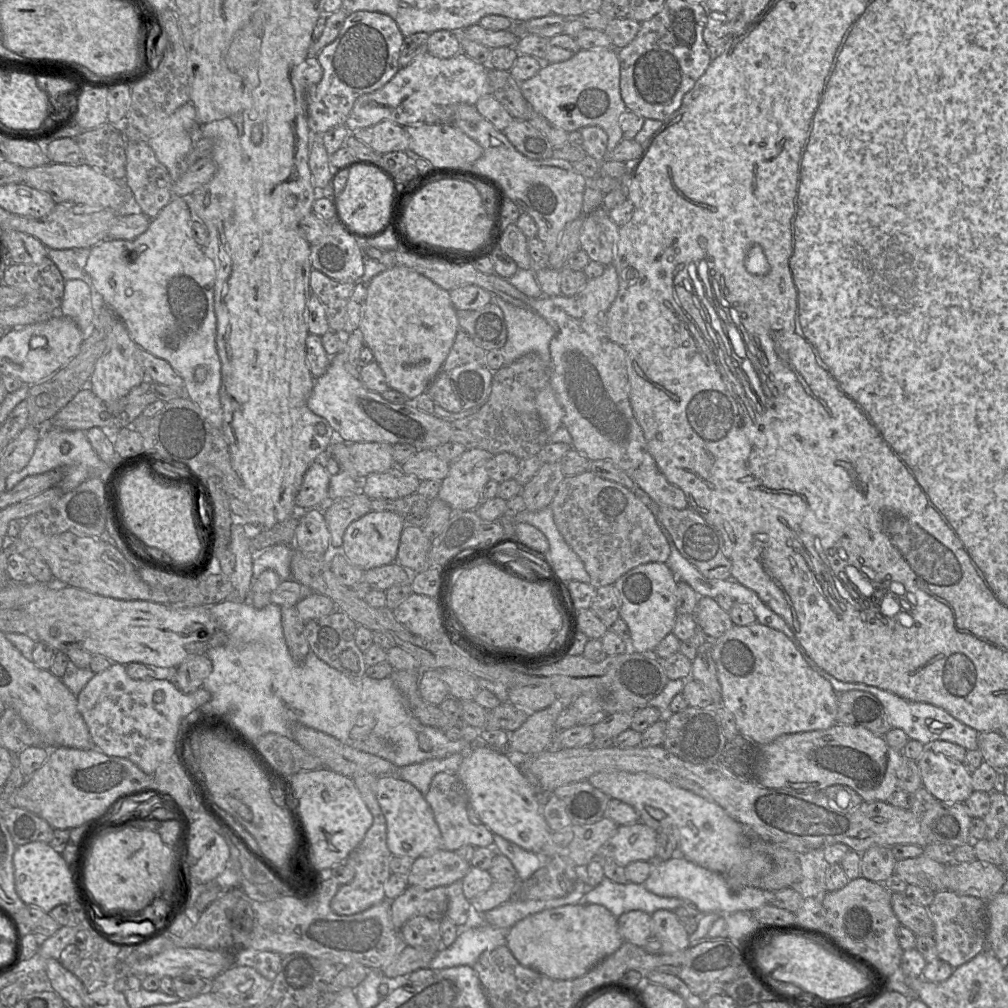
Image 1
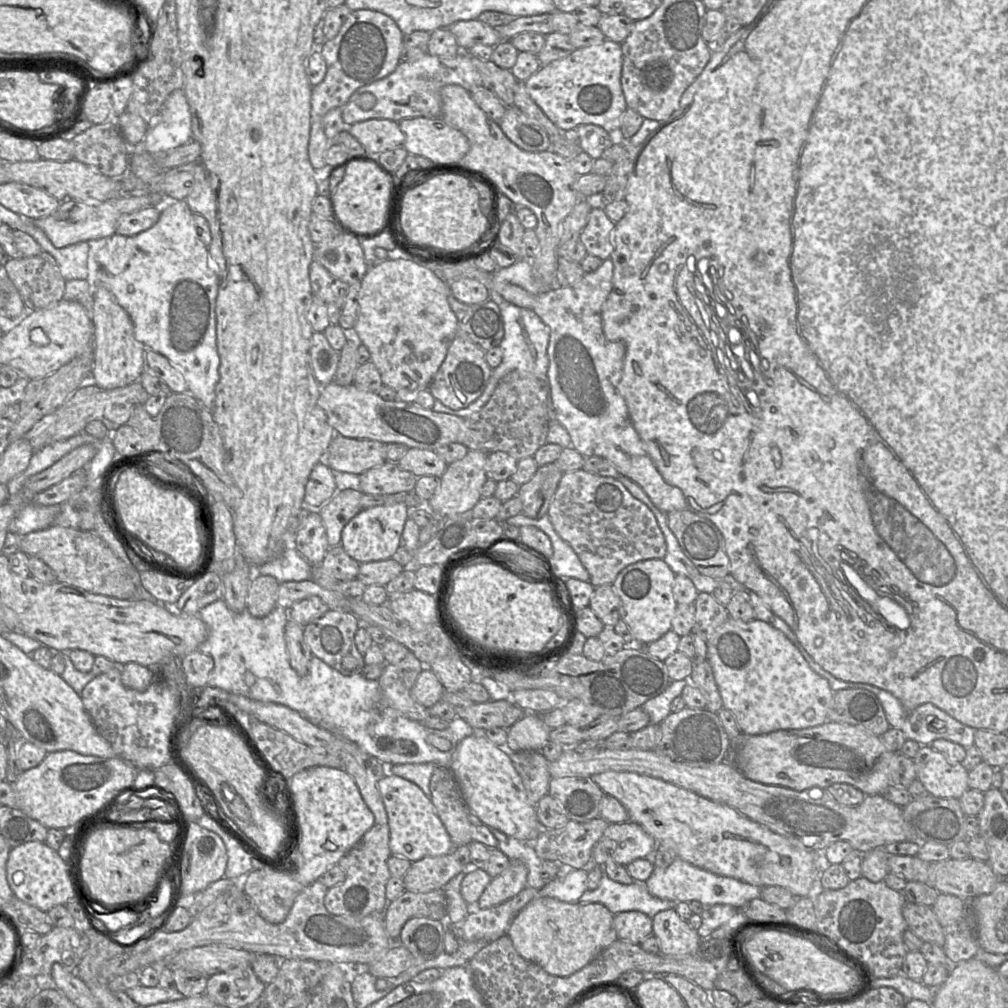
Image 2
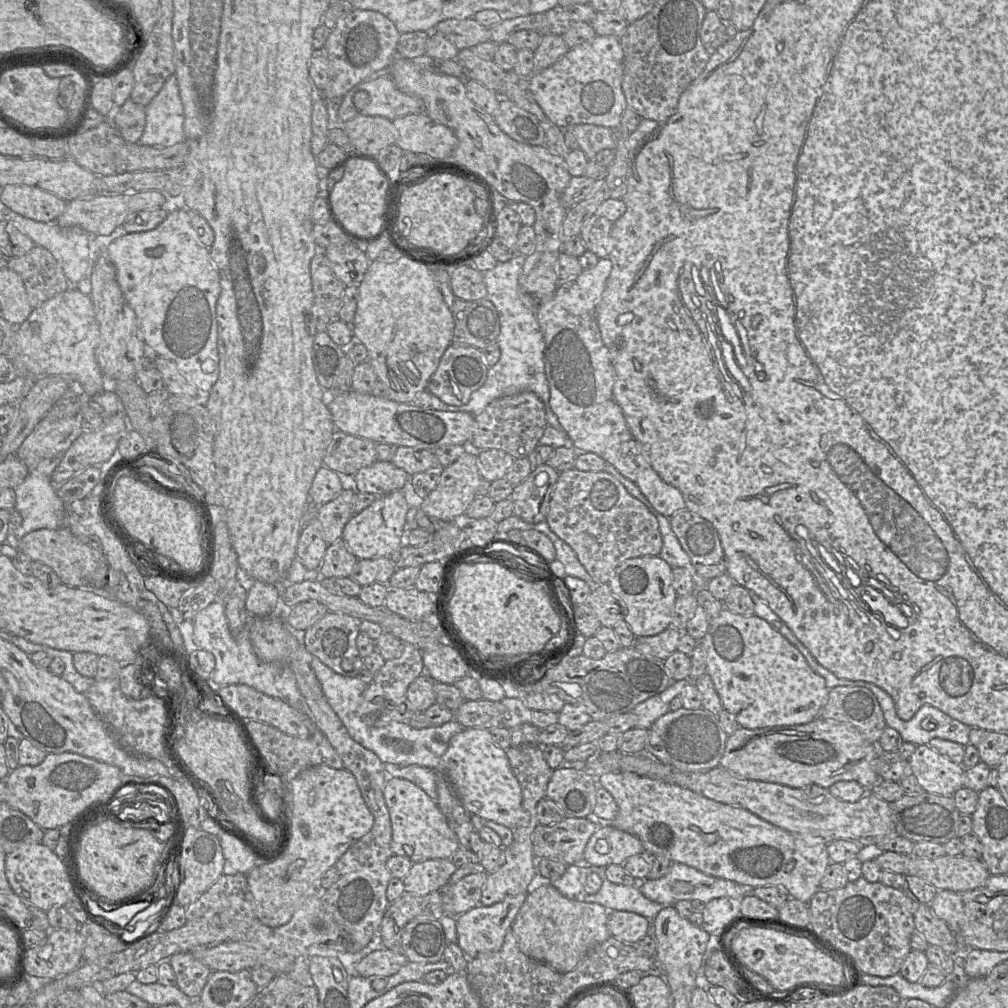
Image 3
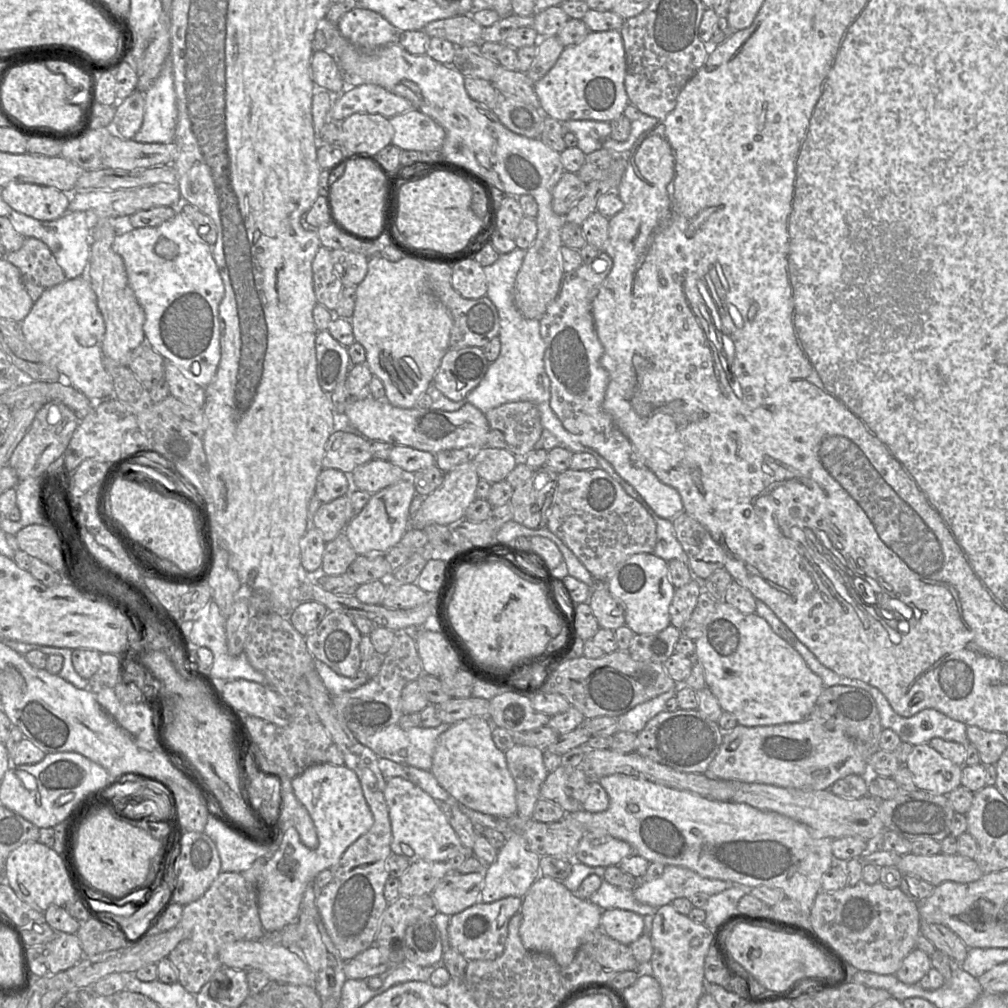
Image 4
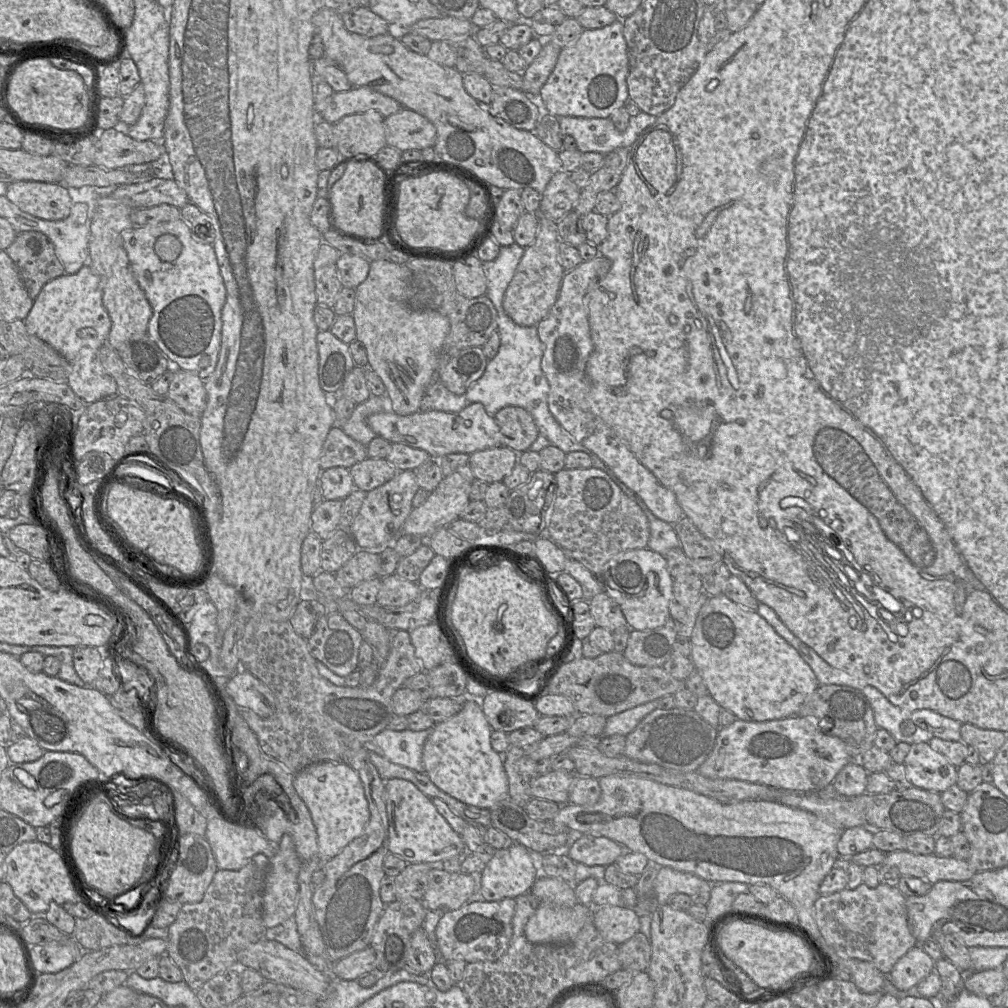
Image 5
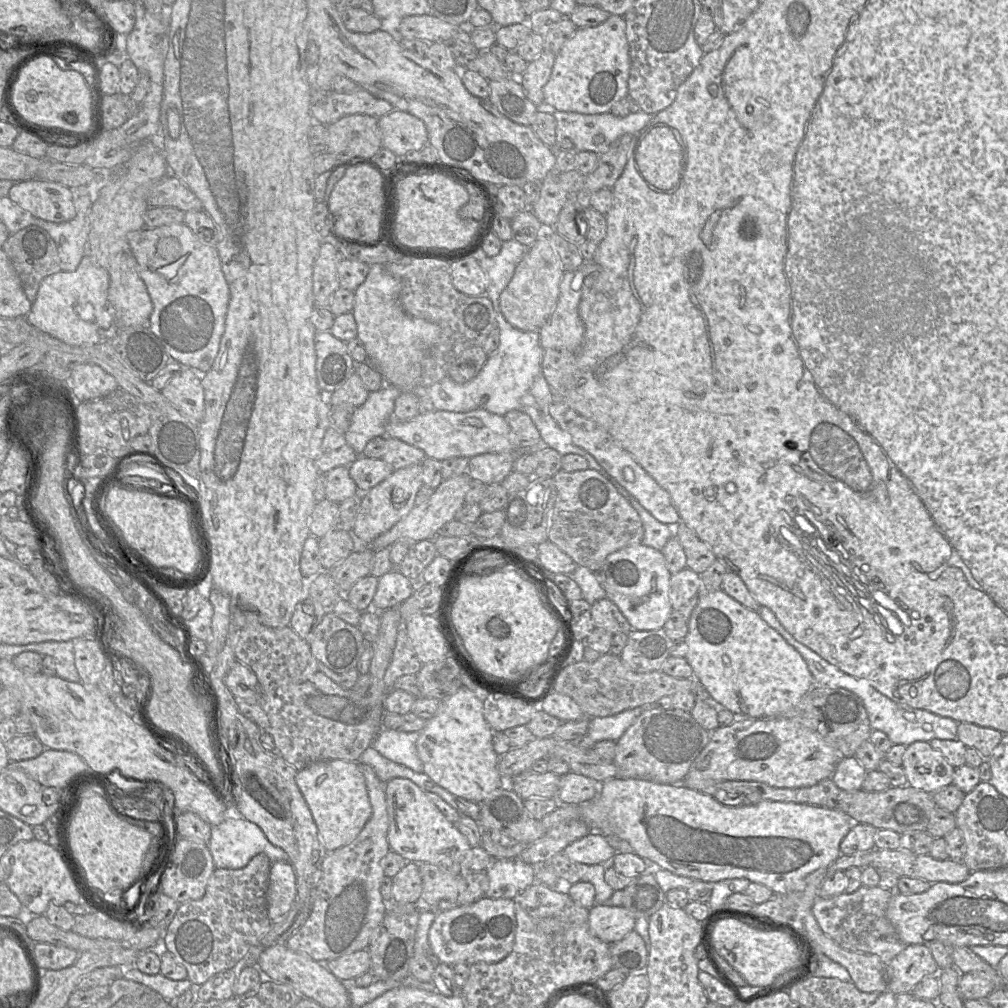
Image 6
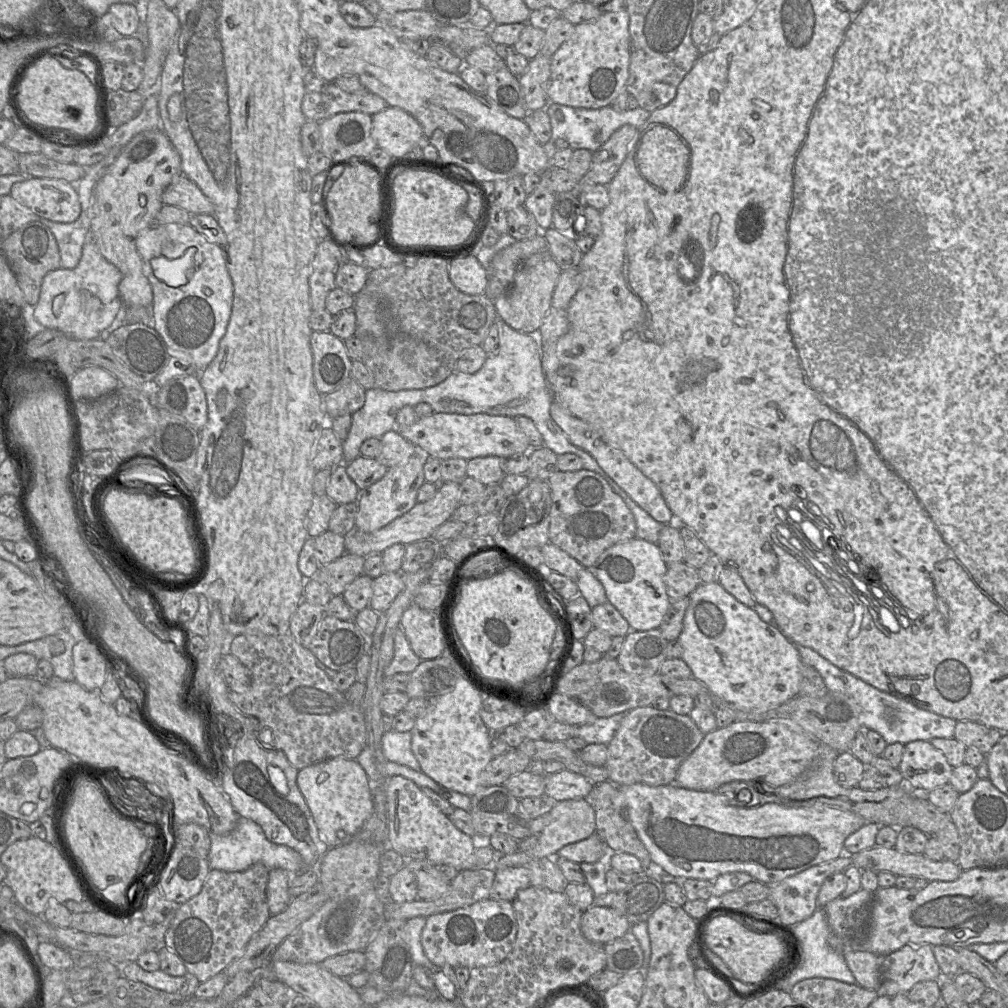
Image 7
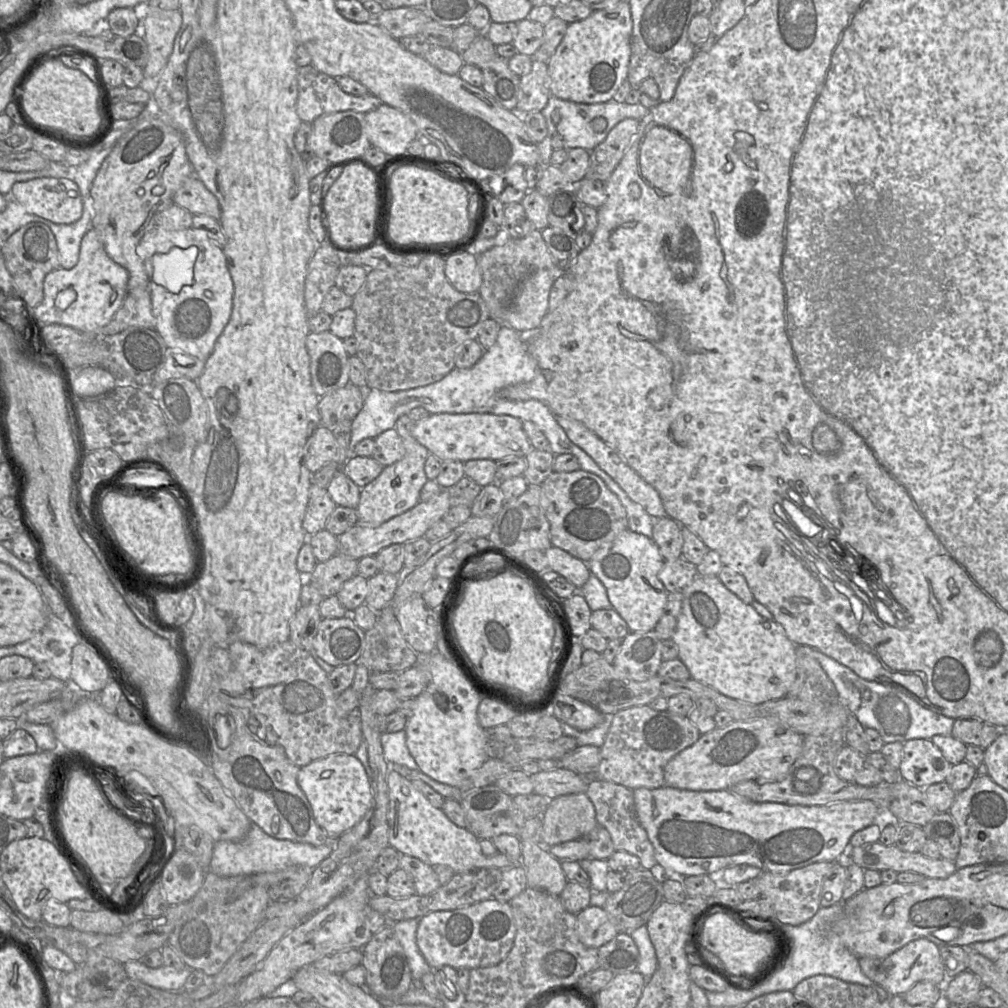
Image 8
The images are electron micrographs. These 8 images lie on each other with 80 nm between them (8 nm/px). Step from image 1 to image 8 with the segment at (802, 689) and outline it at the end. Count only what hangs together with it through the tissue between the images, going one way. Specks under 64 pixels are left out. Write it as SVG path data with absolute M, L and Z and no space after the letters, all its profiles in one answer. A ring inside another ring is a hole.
M697 575L691 584L683 591L683 600L680 614L678 616L676 630L672 640L678 646L678 659L687 667L692 679L714 688L719 693L750 704L761 704L771 700L783 698L789 691L796 679L796 645L787 637L783 628L773 619L768 620L757 613L751 604L745 604L735 594L729 591L717 576Z

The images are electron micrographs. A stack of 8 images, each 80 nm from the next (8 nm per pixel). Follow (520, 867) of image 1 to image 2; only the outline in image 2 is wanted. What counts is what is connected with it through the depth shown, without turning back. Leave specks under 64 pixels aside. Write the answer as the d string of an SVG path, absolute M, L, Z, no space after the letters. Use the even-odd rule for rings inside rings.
M490 827L500 849L511 861L521 861L528 869L527 886L540 890L547 883L542 878L542 859L536 854L532 842L523 842Z

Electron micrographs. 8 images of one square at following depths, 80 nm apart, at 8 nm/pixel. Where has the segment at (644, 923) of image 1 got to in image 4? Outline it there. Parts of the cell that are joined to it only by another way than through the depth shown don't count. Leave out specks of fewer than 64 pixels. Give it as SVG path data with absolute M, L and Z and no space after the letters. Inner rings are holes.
M603 910L600 929L614 940L630 945L644 933L643 916L628 910Z

